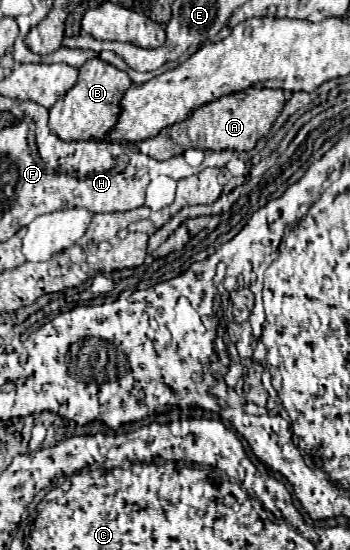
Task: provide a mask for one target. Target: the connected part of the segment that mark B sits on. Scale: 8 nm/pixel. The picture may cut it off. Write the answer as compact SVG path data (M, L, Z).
M91 59L79 69L77 85L67 91L49 111L49 127L63 141L87 141L87 139L105 139L105 135L117 125L121 115L121 99L125 91L133 85L129 75L107 61Z

